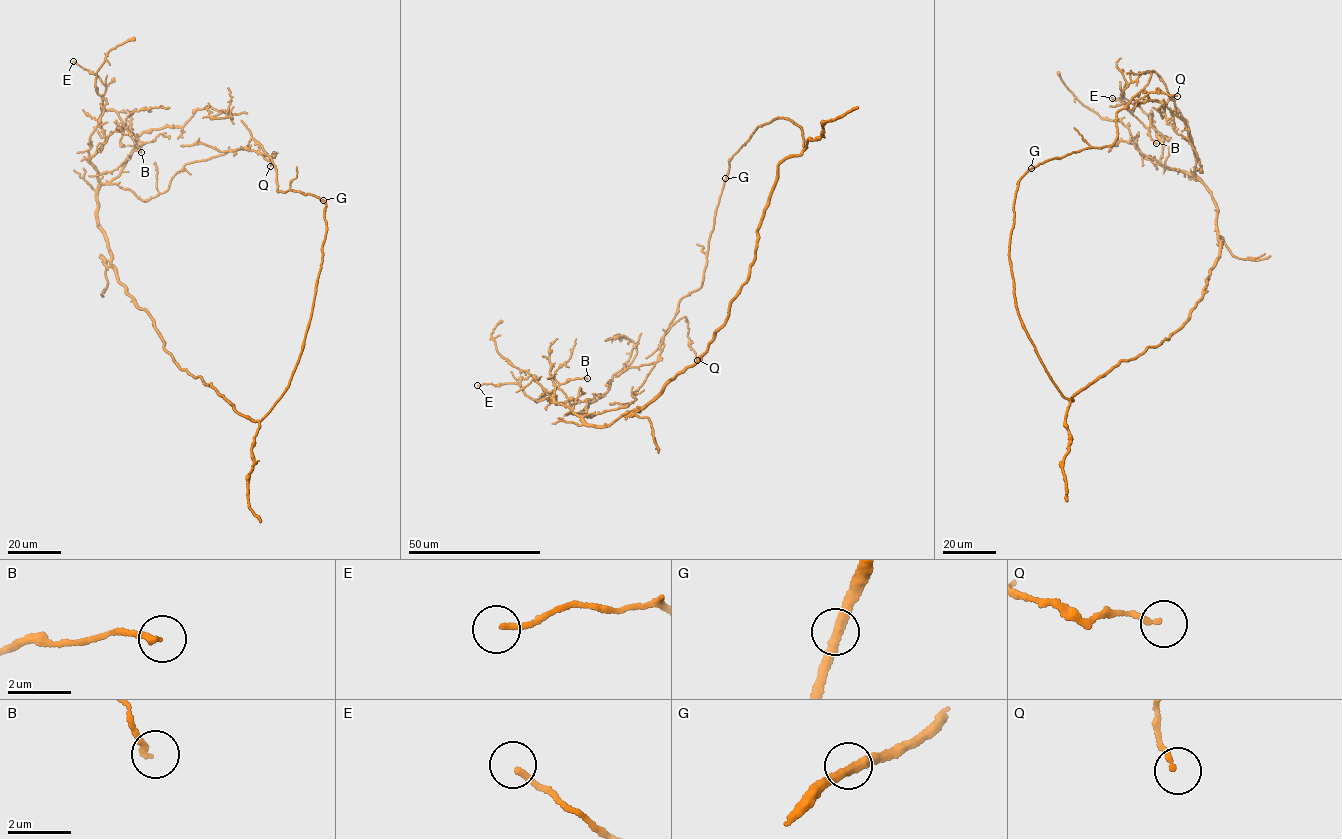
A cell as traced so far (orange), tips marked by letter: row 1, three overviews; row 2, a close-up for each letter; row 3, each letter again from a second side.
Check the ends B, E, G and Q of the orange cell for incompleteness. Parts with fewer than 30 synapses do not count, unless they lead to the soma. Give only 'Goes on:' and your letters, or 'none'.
Goes on: none

